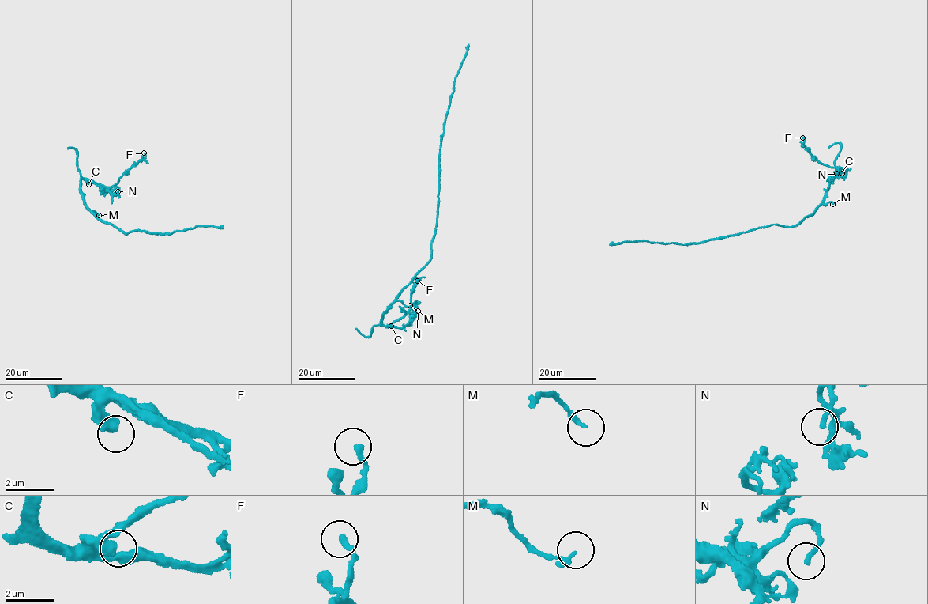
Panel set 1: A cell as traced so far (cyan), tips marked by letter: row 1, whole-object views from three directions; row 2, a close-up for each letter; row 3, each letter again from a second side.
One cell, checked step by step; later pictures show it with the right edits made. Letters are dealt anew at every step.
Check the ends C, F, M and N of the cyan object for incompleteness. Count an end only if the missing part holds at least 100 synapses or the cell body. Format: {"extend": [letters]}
{"extend": []}

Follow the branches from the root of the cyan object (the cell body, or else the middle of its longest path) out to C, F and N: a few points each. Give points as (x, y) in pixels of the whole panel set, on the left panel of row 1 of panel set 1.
C: (129, 232), (125, 235), (96, 218), (85, 204), (80, 181), (85, 179), (88, 184)
F: (129, 232), (125, 235), (96, 218), (85, 204), (80, 181), (88, 179), (113, 186), (144, 157), (144, 152)
N: (129, 232), (125, 235), (96, 218), (85, 204), (80, 181), (87, 179), (107, 191), (118, 186), (118, 191)

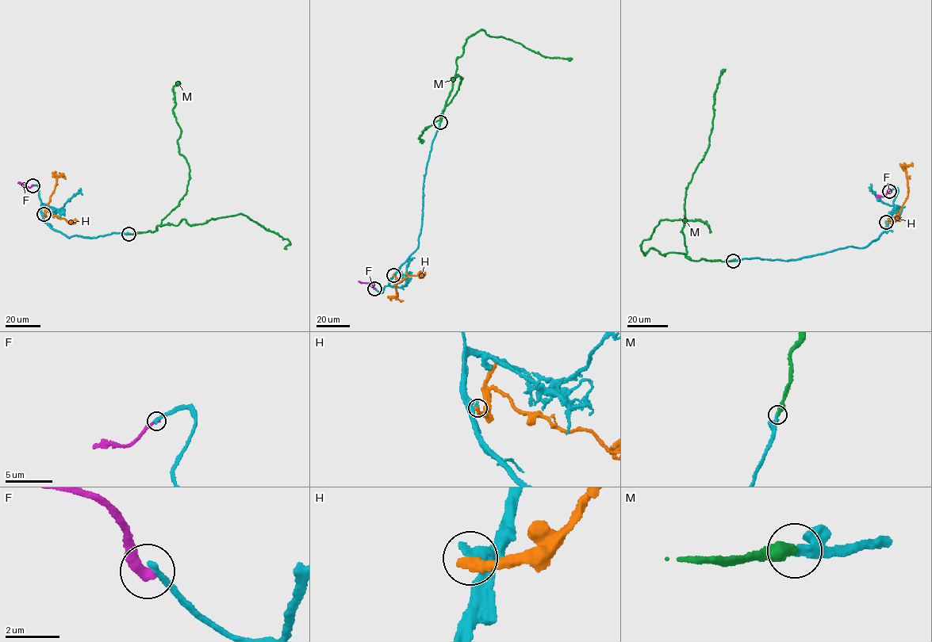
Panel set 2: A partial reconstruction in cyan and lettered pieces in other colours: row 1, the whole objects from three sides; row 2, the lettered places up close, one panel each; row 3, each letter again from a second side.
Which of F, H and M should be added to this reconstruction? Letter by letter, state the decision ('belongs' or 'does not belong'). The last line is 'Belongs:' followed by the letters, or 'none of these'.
F: does not belong
H: does not belong
M: belongs
Belongs: M

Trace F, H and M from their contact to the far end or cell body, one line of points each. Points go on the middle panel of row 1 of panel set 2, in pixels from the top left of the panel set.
F: (374, 288), (371, 284), (358, 281)
H: (393, 275), (397, 294), (393, 297), (403, 300)
M: (440, 122), (456, 59), (467, 39), (480, 30), (512, 40), (543, 56), (570, 59)

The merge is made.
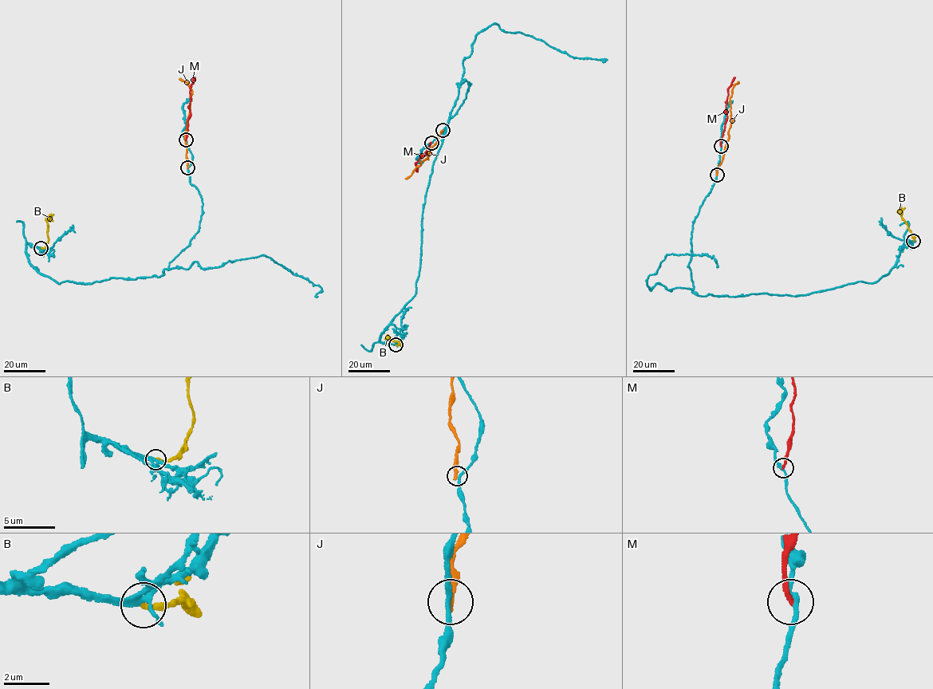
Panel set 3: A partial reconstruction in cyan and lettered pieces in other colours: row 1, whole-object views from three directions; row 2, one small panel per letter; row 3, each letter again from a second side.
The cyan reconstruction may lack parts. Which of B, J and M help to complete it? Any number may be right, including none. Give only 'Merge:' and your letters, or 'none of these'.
Merge: B

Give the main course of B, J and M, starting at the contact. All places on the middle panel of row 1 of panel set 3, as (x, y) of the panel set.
B: (395, 344), (399, 344), (387, 338), (388, 342)
J: (442, 130), (427, 159), (419, 163), (405, 178)
M: (431, 143), (425, 152), (427, 155), (421, 156), (415, 163), (418, 171)

